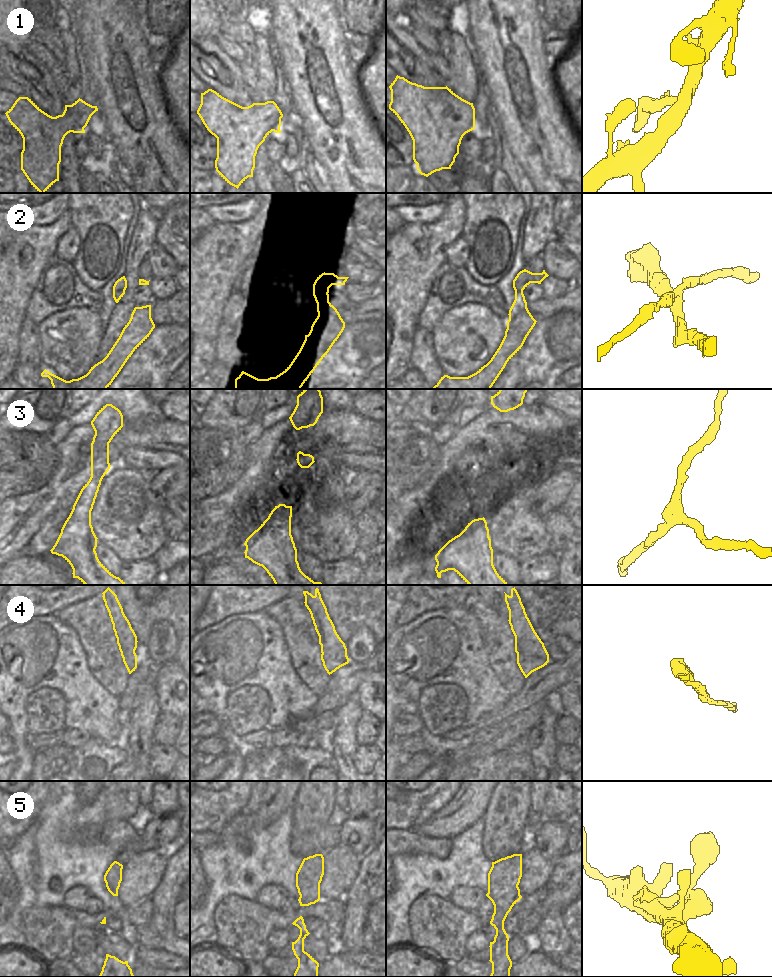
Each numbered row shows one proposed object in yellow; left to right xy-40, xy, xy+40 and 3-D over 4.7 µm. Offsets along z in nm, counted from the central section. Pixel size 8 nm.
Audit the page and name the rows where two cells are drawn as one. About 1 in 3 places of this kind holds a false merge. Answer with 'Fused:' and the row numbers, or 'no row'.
Fused: 2, 4

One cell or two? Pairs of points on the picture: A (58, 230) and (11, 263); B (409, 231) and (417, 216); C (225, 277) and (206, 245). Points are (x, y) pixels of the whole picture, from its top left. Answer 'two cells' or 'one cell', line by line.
A: one cell
B: two cells
C: one cell

